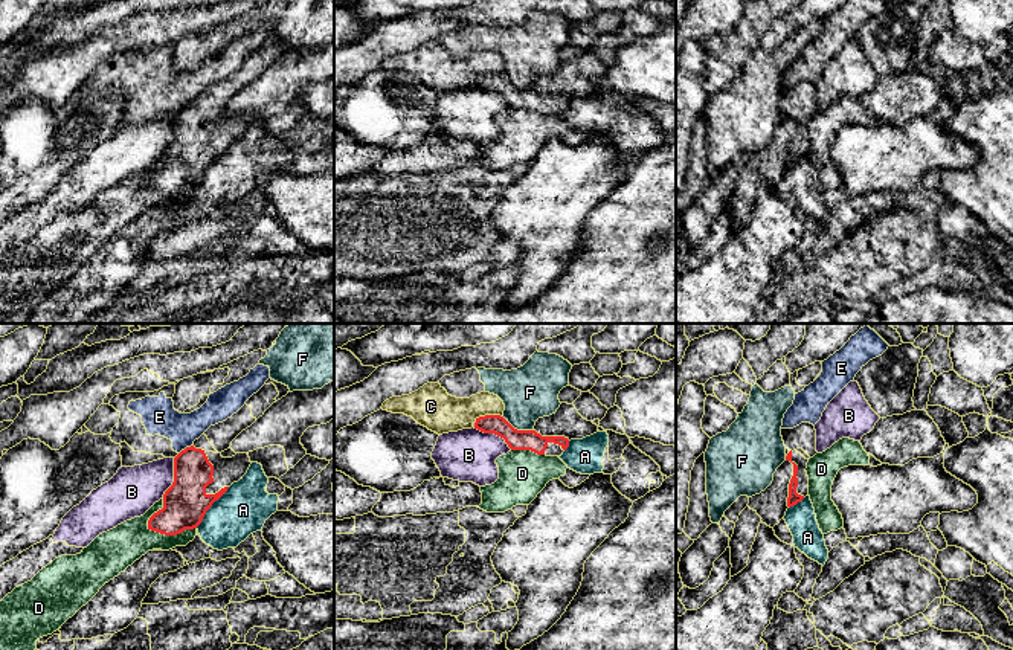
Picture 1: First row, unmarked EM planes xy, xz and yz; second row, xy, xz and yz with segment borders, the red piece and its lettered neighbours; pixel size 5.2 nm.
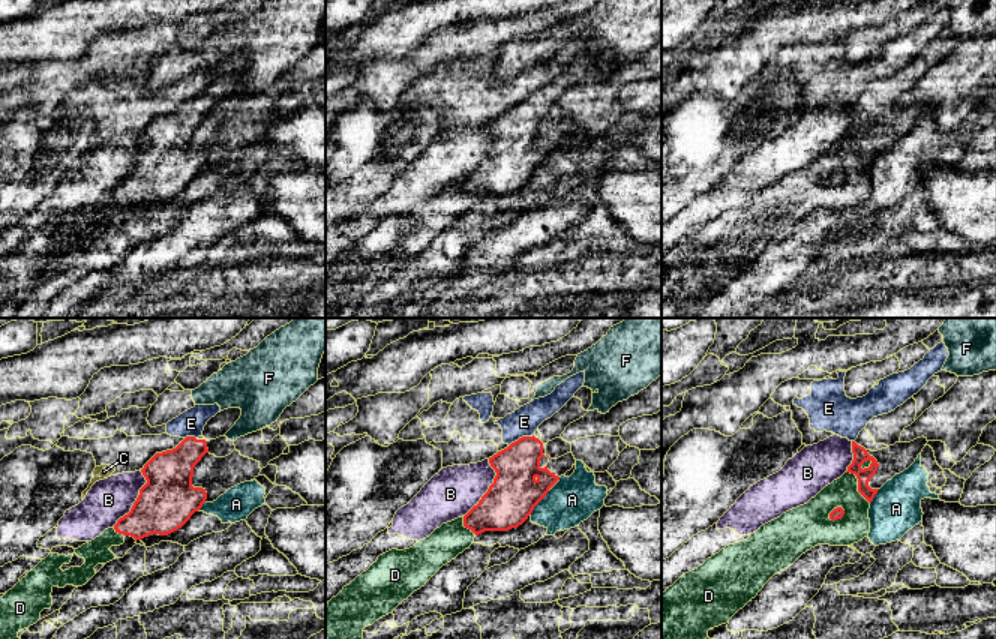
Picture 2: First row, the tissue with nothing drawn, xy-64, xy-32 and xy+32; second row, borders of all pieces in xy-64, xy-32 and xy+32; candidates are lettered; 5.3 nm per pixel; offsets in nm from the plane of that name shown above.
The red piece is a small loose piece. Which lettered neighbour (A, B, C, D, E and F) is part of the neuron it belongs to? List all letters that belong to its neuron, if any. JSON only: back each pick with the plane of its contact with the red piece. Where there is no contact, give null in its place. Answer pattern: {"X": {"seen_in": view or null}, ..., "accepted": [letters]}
{"accepted": []}

